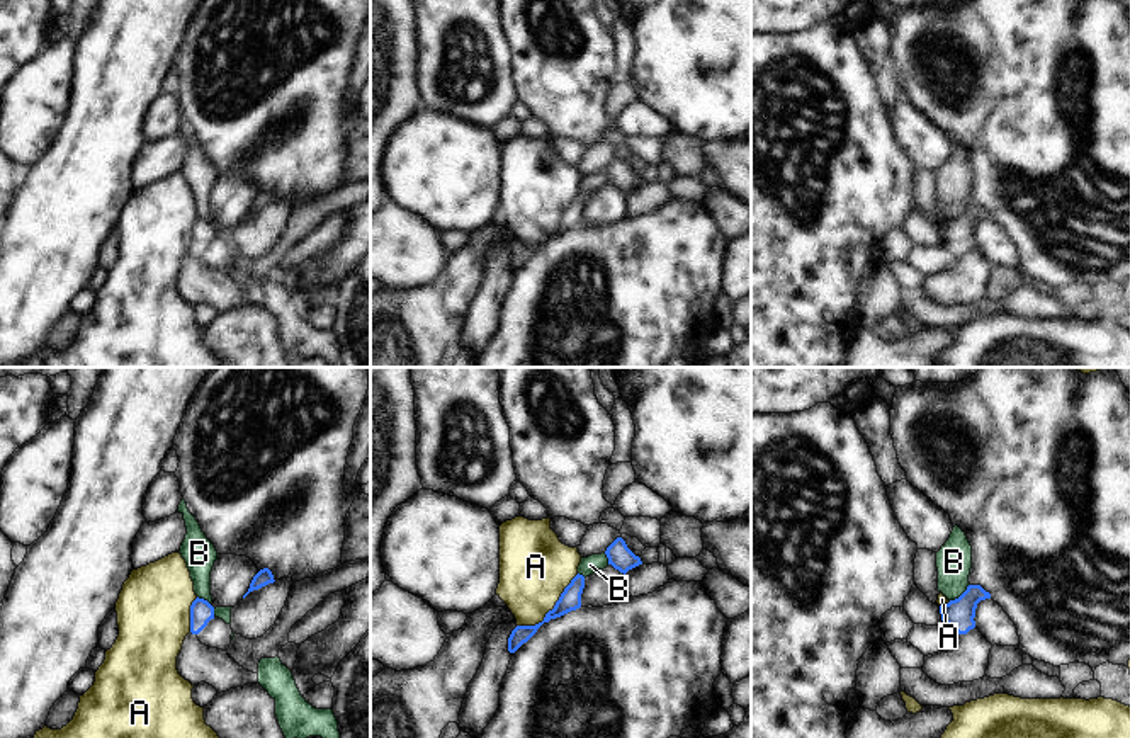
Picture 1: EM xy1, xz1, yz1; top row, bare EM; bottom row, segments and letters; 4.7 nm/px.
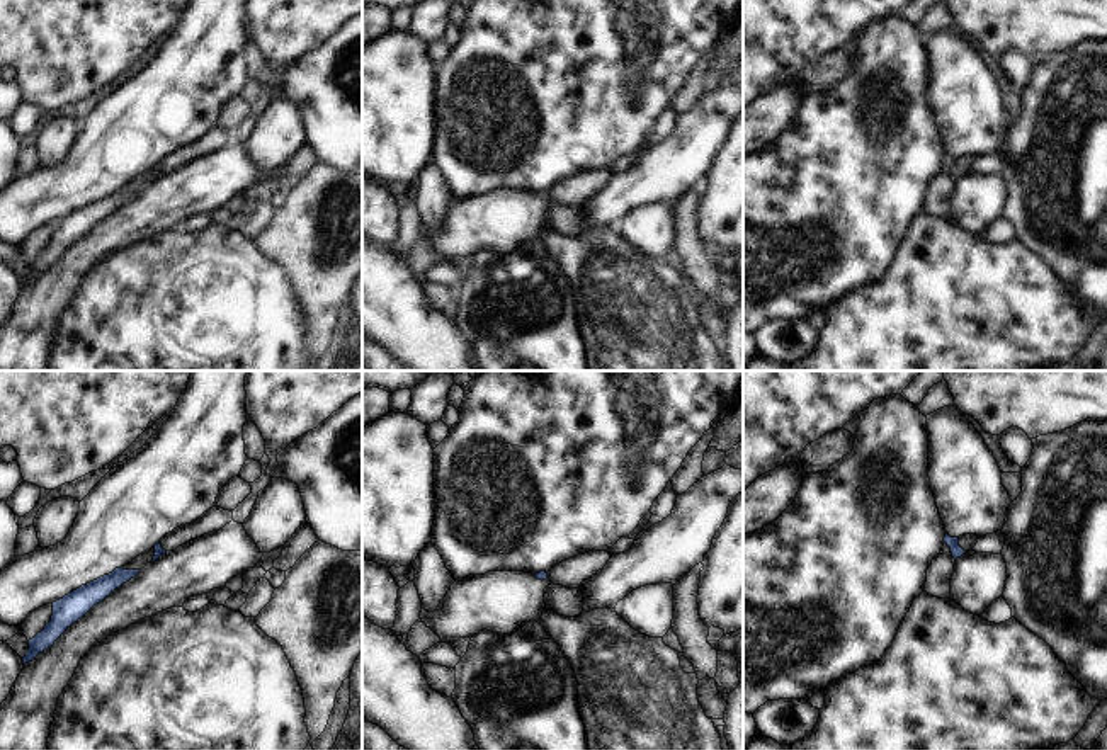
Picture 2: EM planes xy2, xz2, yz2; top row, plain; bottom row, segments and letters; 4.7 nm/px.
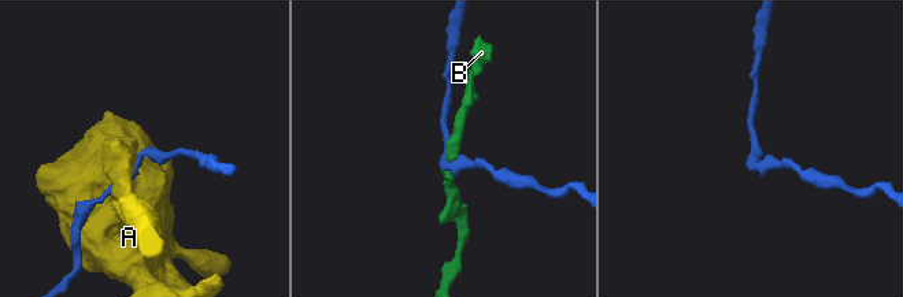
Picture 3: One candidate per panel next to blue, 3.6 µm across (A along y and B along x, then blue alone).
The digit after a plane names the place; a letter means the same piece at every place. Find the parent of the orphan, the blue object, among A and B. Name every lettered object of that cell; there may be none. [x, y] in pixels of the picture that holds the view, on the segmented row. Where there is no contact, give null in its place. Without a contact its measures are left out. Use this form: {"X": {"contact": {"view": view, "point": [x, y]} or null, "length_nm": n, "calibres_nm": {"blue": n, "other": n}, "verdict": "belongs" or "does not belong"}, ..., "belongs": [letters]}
{"A": {"contact": {"view": "xz1", "point": [553, 609]}, "length_nm": 380, "calibres_nm": {"blue": 100, "other": 340}, "verdict": "does not belong"}, "B": {"contact": {"view": "yz1", "point": [962, 594]}, "length_nm": 130, "calibres_nm": {"blue": 140, "other": 170}, "verdict": "does not belong"}, "belongs": []}

